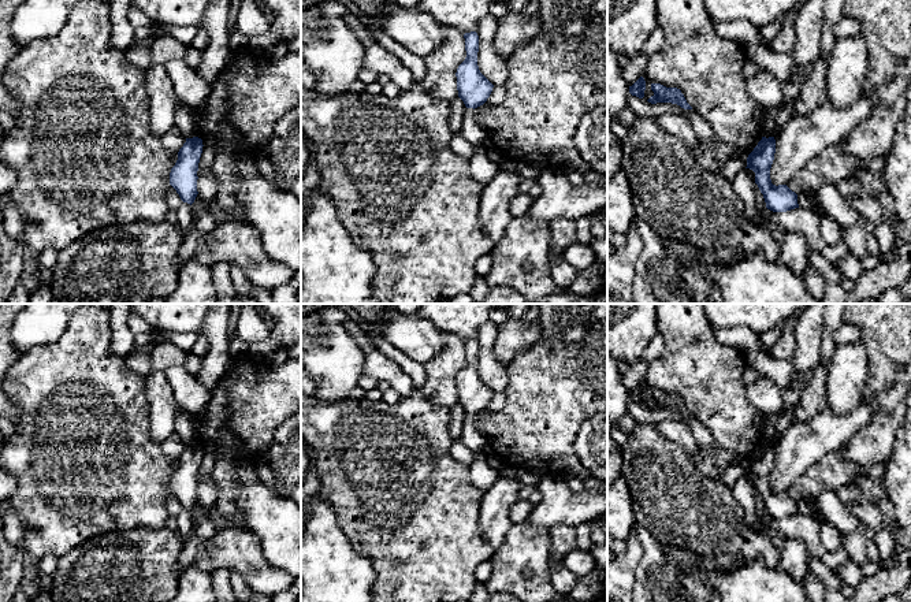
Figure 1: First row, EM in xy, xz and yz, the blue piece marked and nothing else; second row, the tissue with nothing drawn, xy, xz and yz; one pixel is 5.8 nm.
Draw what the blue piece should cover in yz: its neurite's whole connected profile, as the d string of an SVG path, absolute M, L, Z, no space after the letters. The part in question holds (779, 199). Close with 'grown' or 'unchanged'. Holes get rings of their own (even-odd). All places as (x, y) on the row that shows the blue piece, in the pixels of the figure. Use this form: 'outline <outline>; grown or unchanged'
outline M762 137L747 157L747 167L755 172L755 183L763 194L766 208L773 212L787 212L799 208L797 194L787 185L773 185L770 168L776 153L774 137Z; unchanged

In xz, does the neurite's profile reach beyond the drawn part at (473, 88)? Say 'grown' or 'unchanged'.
unchanged

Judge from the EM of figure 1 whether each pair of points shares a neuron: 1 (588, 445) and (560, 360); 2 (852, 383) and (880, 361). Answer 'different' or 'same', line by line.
1: different
2: different

